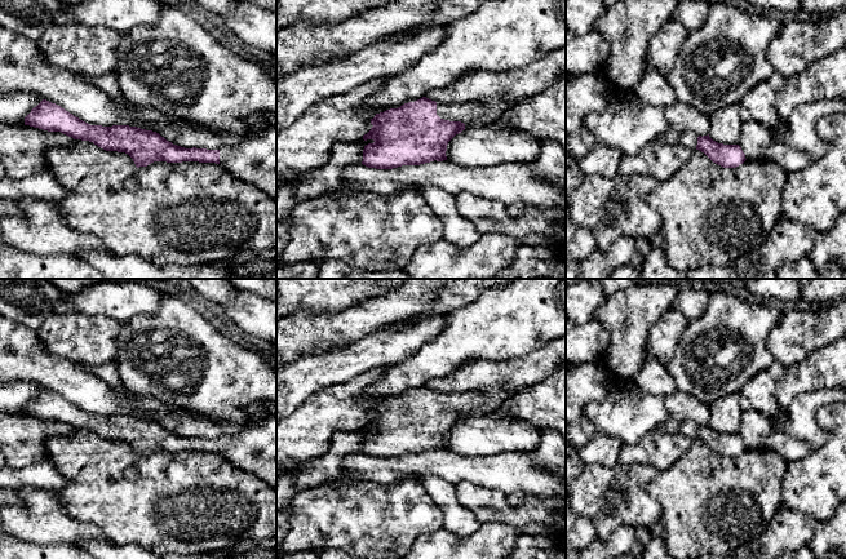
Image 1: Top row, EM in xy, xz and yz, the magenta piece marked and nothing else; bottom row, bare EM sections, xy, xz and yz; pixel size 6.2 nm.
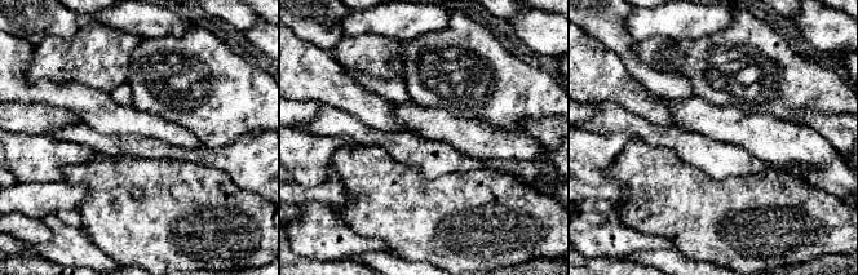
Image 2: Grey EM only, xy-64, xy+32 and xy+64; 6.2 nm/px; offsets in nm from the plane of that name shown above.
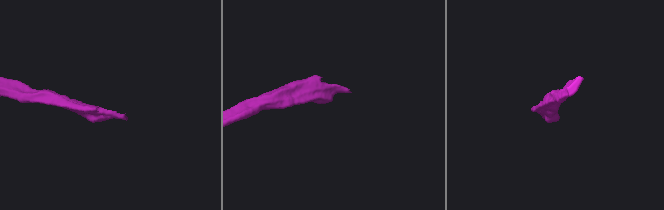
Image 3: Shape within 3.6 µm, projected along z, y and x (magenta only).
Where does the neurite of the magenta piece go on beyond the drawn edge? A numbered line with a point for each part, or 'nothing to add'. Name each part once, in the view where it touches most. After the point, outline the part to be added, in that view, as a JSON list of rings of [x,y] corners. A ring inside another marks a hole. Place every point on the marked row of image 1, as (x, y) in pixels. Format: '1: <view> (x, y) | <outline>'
1: xz (463, 112) | [[[471,101],[466,103],[443,103],[437,102],[437,115],[449,121],[466,123],[479,117],[484,111],[483,103]]]

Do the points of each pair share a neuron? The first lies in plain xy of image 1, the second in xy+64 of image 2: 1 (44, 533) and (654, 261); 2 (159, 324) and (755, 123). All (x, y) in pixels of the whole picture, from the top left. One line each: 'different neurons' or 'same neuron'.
1: different neurons
2: different neurons

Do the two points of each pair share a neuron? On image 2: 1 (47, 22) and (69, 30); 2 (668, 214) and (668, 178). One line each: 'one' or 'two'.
1: one
2: one

